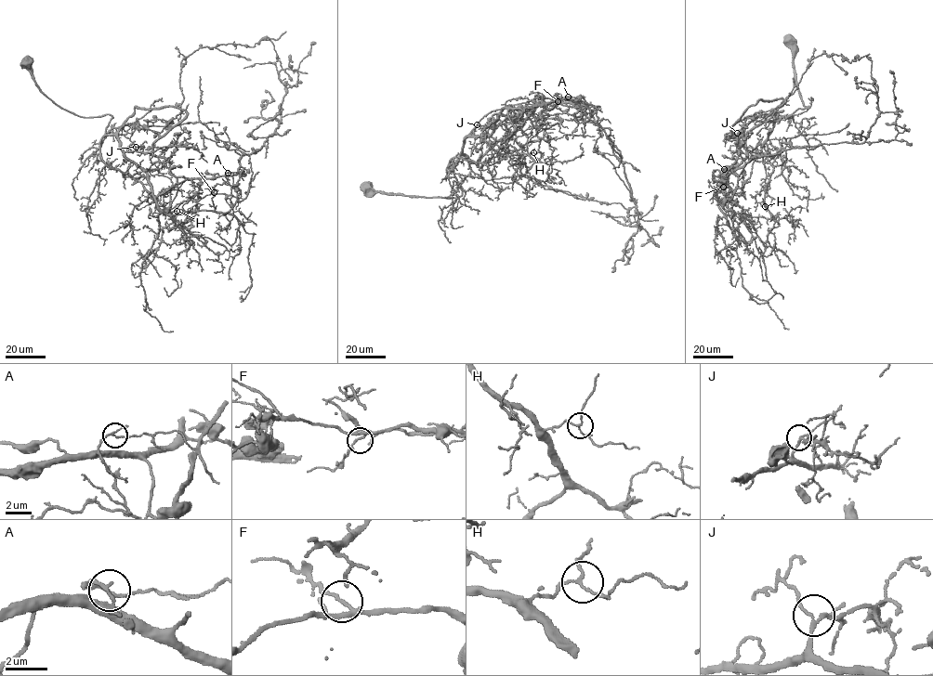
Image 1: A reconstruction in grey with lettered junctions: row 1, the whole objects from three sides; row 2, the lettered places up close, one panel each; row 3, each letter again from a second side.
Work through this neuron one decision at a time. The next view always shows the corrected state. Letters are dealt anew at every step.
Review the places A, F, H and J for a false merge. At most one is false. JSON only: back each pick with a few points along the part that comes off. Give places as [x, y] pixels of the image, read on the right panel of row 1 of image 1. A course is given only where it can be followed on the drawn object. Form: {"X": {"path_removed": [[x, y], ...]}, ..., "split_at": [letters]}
{"A": {"path_removed": [[724, 169], [726, 170], [724, 177], [732, 195], [718, 188], [711, 203]]}, "split_at": ["A"]}

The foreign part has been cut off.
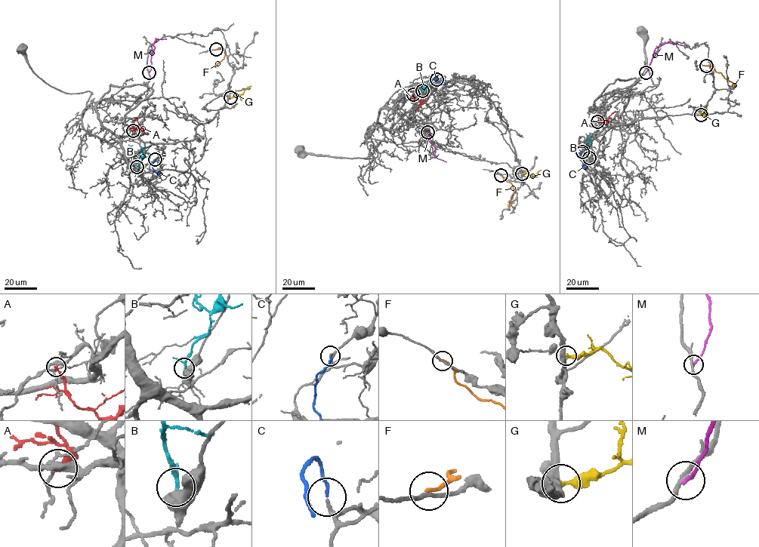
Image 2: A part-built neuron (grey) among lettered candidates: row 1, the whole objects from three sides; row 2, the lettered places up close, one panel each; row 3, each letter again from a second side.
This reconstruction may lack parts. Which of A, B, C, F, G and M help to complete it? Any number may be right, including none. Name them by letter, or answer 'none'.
C

